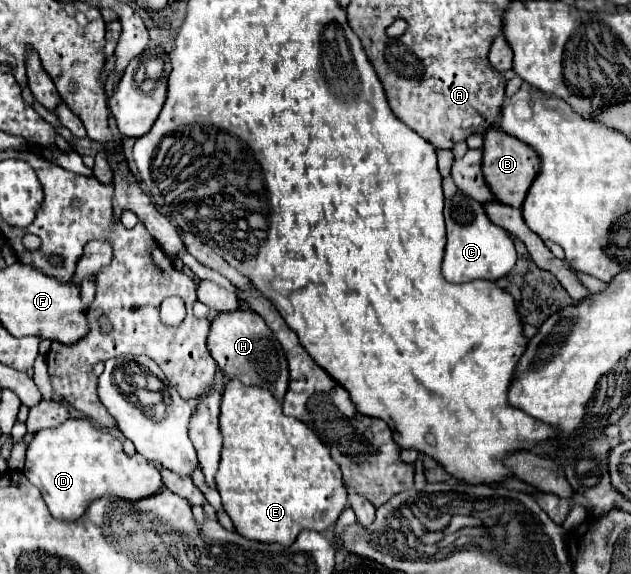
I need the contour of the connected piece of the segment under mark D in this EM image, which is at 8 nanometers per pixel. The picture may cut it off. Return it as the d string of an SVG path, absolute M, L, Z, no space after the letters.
M67 419L59 427L37 431L27 447L23 475L43 493L51 515L61 521L79 519L89 503L101 495L115 493L127 501L137 501L163 487L155 465L139 453L127 457L121 441L89 419Z

